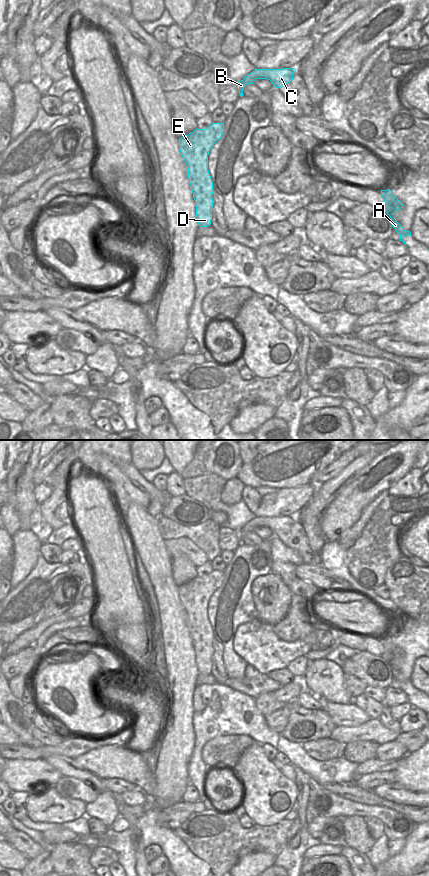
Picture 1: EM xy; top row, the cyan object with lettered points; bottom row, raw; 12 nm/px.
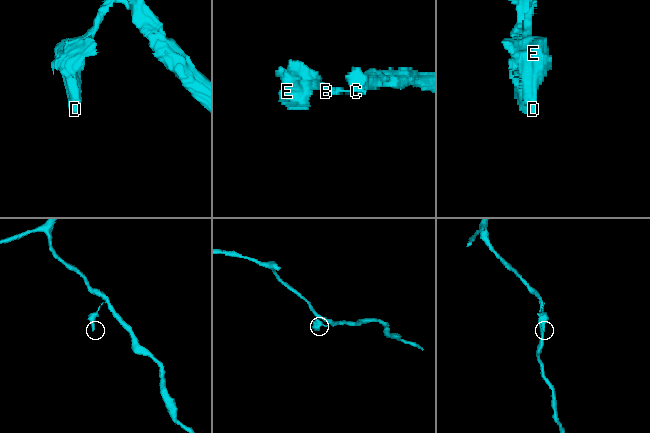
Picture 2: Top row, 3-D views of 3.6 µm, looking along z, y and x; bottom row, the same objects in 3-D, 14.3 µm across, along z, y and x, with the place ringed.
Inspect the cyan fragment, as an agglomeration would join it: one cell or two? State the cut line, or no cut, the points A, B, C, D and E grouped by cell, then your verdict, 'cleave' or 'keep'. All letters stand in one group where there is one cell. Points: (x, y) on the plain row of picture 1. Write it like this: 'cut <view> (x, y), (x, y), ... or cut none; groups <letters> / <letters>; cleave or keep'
cut none; groups A B C D E; keep

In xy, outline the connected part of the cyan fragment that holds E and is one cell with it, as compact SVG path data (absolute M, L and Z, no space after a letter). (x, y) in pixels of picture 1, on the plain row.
M212 571L205 577L195 577L186 584L179 586L179 598L188 616L188 626L195 648L196 665L200 675L208 675L212 668L213 630L208 618L208 603L214 592L224 581L224 571Z

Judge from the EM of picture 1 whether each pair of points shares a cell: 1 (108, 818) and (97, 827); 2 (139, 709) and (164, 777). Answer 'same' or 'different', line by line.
1: different
2: different

